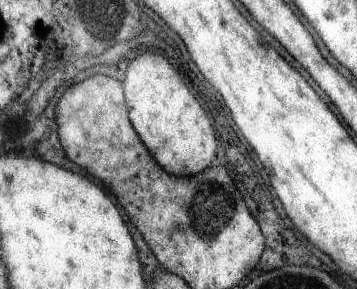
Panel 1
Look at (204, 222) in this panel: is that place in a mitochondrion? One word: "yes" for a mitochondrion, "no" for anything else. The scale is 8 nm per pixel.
yes

